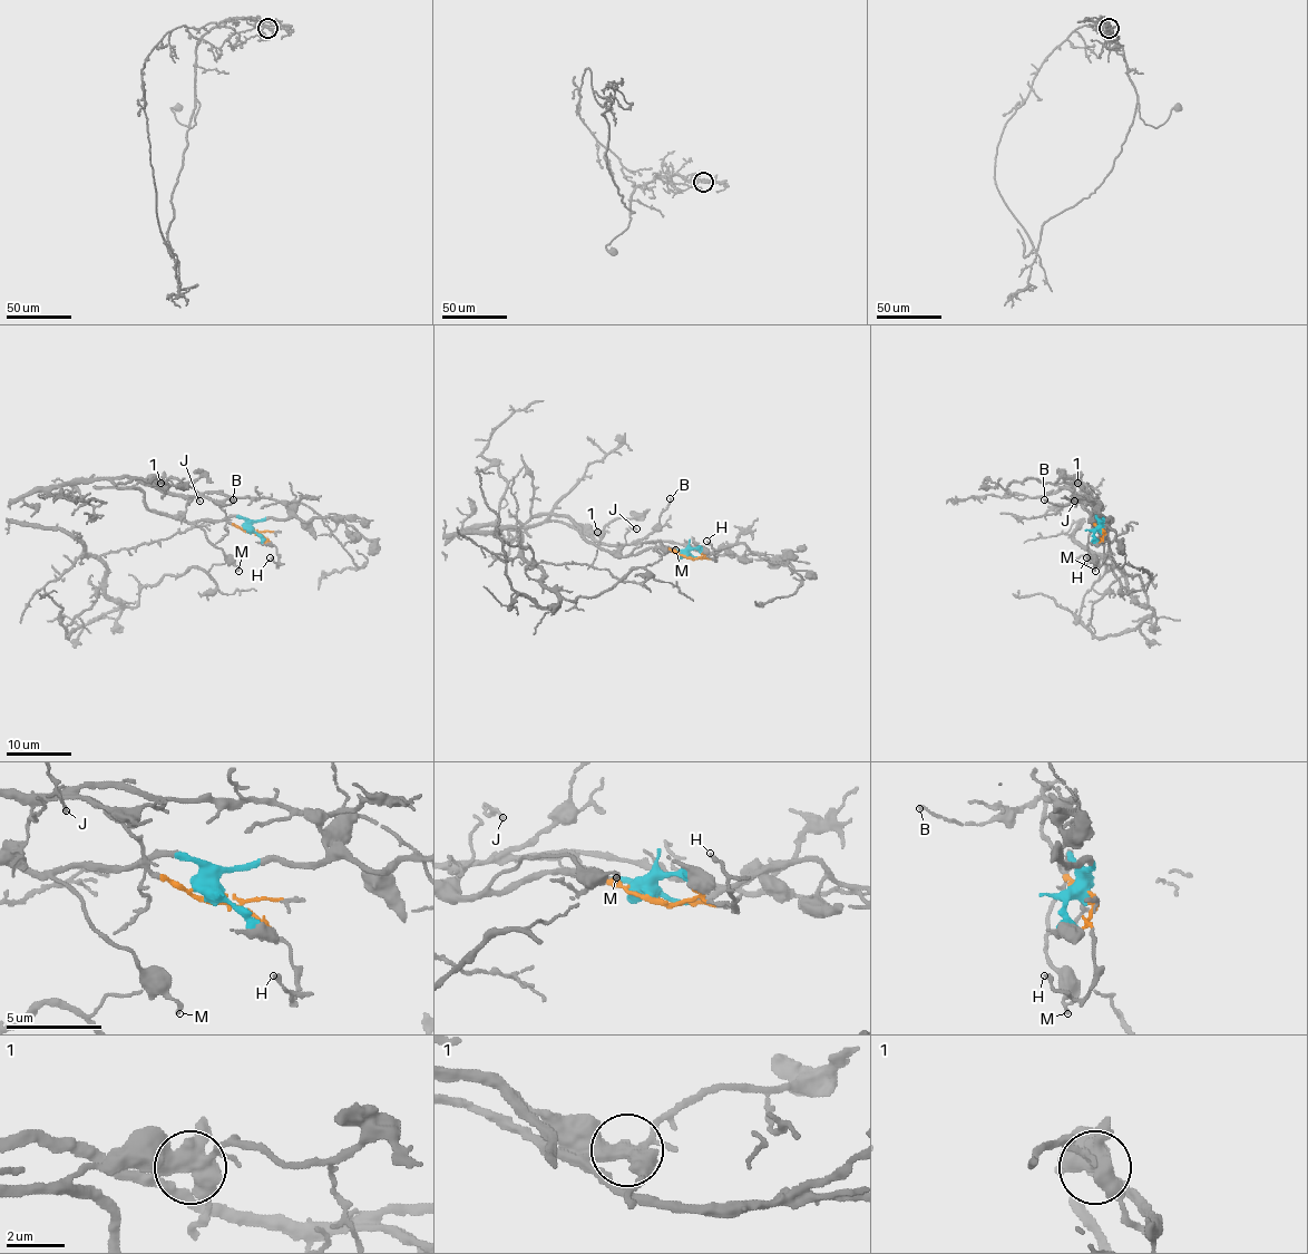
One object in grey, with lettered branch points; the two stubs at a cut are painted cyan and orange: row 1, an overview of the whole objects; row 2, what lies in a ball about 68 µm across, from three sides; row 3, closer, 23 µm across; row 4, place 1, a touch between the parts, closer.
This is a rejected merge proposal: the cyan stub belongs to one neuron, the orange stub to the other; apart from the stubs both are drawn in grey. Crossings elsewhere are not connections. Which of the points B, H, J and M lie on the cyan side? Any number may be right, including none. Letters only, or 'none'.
M

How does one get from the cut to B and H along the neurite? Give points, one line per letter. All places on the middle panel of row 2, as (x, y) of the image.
B: (686, 557), (672, 552), (657, 541), (646, 538), (671, 502), (669, 498)
H: (686, 557), (714, 559), (706, 541)

